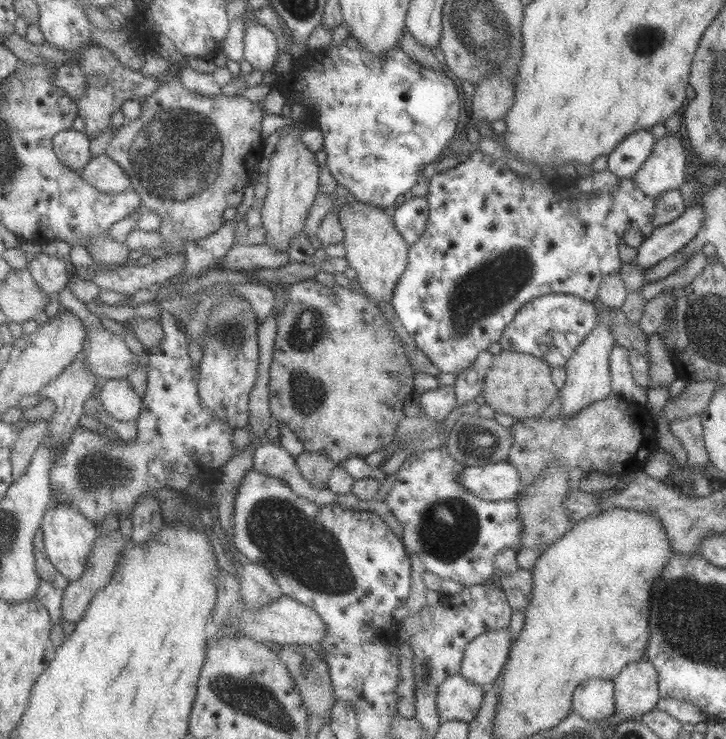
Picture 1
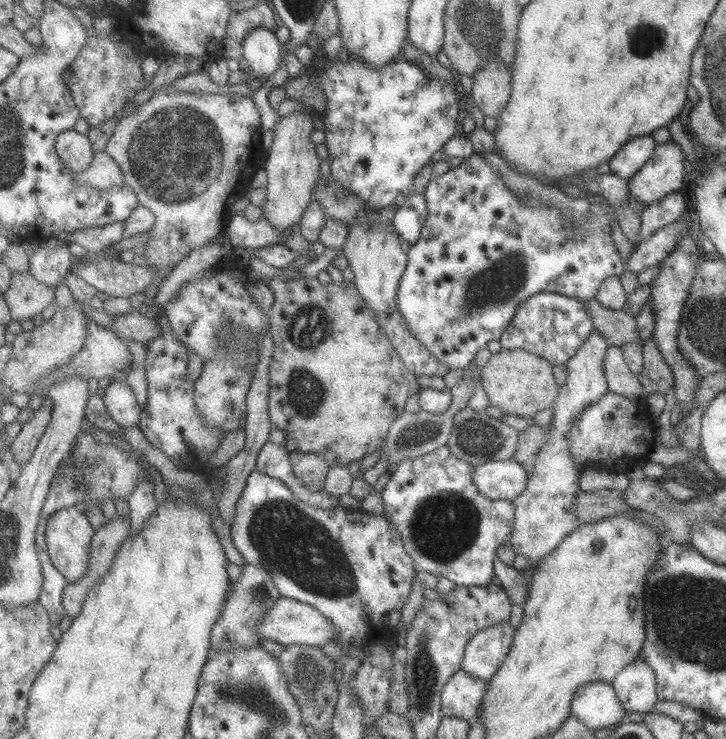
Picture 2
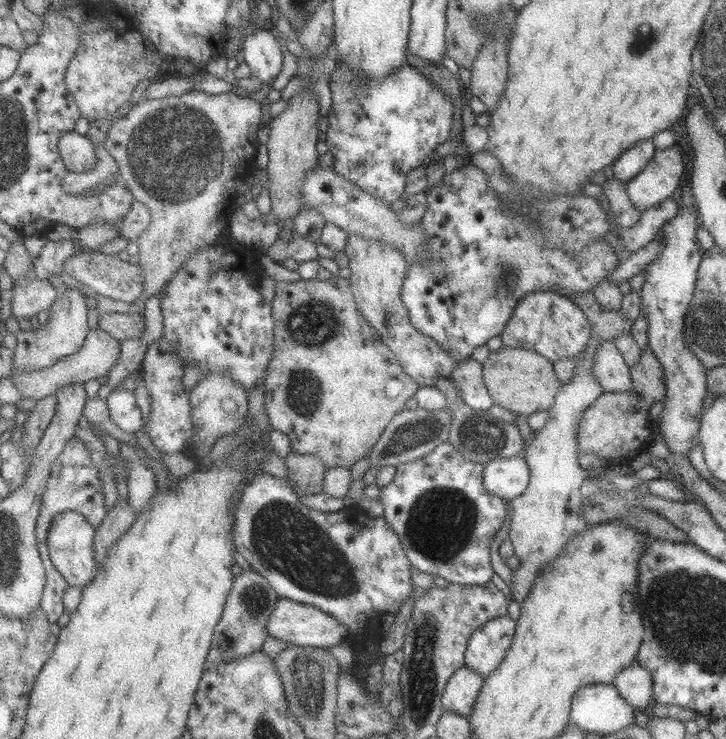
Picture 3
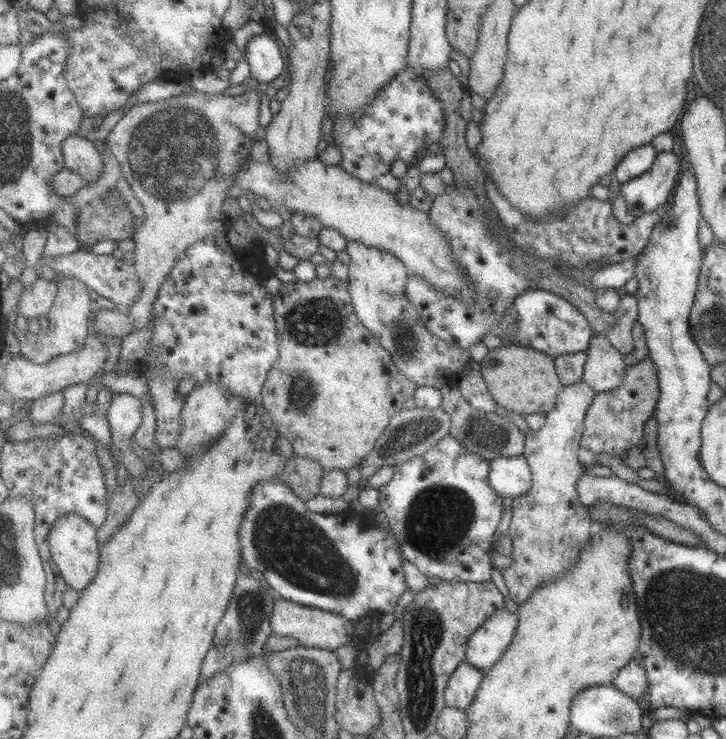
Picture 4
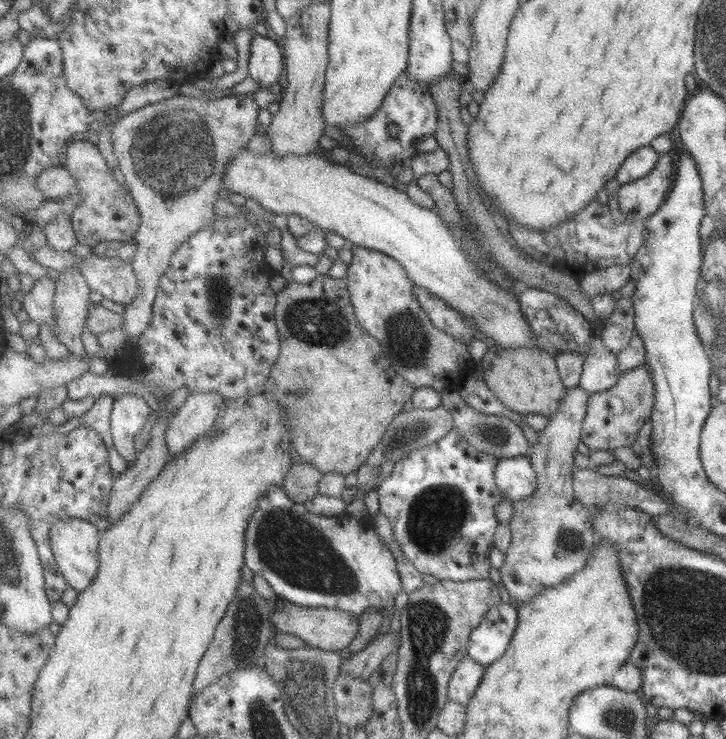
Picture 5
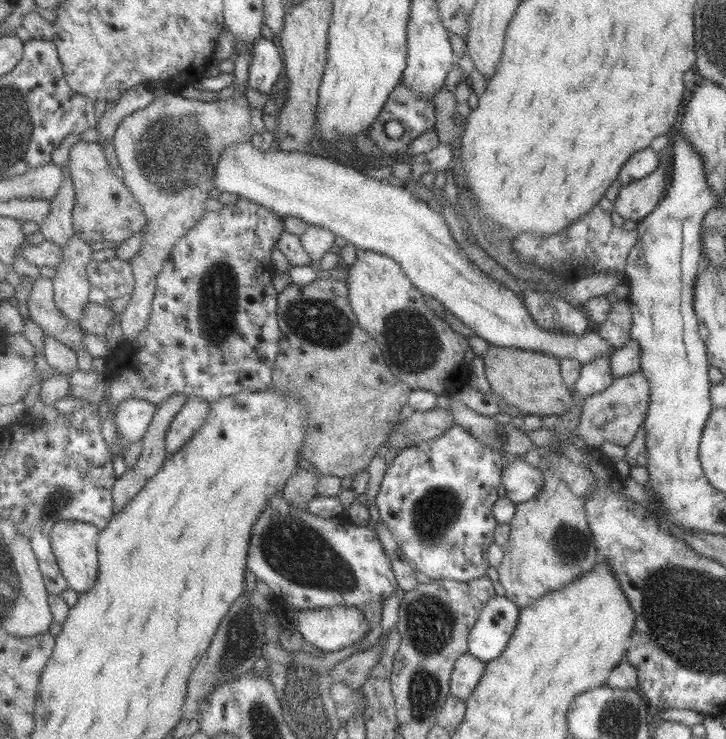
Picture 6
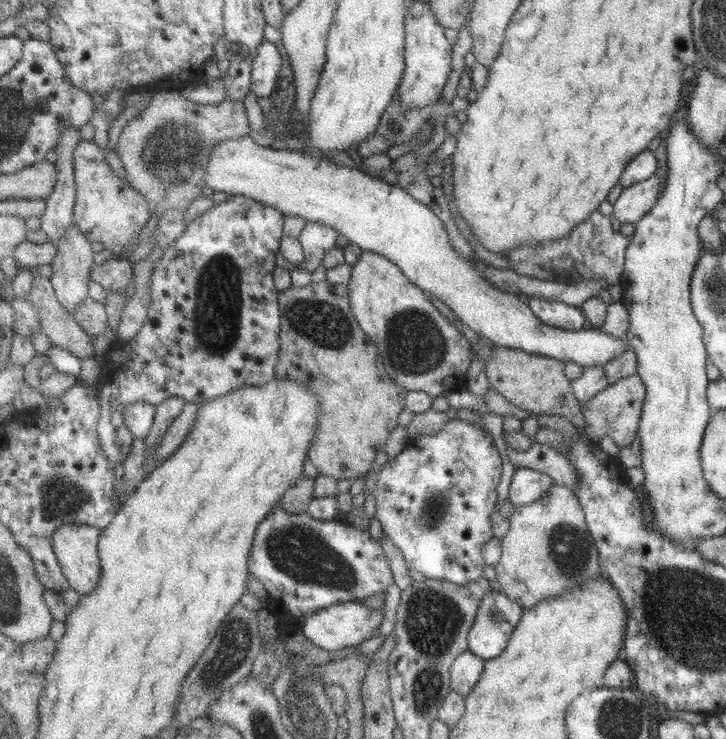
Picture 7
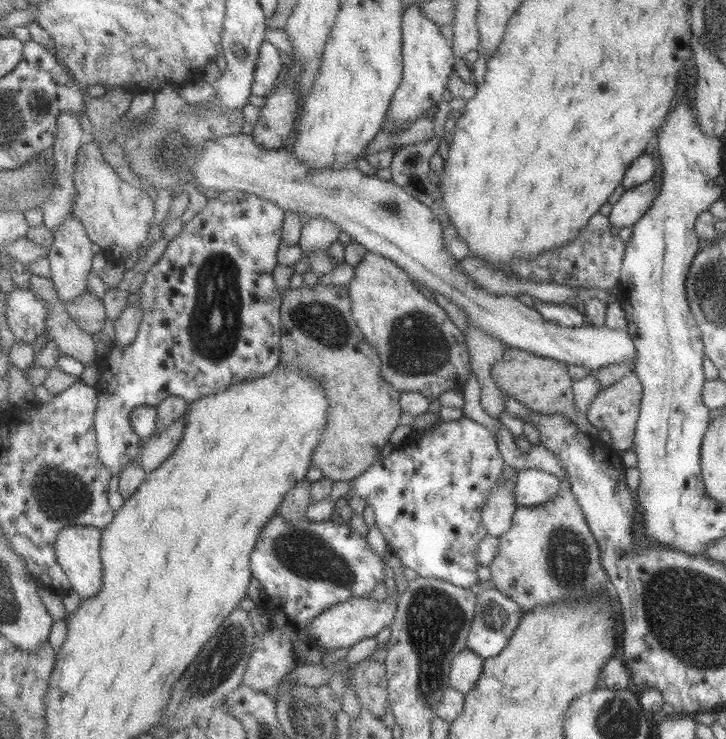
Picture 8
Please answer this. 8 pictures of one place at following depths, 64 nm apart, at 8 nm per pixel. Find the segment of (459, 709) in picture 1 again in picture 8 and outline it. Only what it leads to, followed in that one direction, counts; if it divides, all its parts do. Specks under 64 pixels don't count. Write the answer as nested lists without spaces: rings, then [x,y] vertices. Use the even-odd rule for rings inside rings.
[[[469,648],[464,649],[452,662],[451,687],[459,692],[471,692],[482,678],[486,659]]]

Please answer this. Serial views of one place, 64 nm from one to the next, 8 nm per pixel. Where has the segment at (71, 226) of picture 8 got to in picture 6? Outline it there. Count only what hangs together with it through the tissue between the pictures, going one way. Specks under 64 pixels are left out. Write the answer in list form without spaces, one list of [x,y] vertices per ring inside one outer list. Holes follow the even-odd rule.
[[[75,235],[63,246],[64,261],[57,267],[54,279],[56,305],[75,324],[80,324],[89,302],[89,292],[94,286],[87,276],[87,265],[93,258],[93,248]]]

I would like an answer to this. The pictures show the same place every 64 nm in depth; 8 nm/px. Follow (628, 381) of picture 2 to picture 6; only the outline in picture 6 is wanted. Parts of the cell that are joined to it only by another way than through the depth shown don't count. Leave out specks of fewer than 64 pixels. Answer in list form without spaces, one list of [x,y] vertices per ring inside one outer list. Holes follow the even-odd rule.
[[[605,355],[585,365],[573,392],[579,392],[581,396],[587,398],[606,390],[614,380],[609,372],[609,357],[610,355]]]

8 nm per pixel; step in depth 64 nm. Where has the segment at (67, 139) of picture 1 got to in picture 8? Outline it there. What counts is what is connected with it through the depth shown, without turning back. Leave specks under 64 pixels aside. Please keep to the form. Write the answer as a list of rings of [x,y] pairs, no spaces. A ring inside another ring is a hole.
[[[90,139],[79,151],[75,180],[78,196],[74,214],[86,225],[91,240],[102,248],[106,258],[123,263],[125,258],[139,252],[149,238],[149,228],[155,218],[155,198],[145,189],[135,188],[121,180],[103,158],[99,143]]]

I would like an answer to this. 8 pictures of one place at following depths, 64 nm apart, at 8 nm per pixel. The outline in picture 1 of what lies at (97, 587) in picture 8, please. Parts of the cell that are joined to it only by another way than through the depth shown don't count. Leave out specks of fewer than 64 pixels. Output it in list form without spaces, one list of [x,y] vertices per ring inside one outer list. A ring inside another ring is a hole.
[[[68,504],[50,506],[42,522],[46,551],[53,564],[70,580],[79,580],[87,570],[99,536],[99,526],[87,519],[83,513]]]

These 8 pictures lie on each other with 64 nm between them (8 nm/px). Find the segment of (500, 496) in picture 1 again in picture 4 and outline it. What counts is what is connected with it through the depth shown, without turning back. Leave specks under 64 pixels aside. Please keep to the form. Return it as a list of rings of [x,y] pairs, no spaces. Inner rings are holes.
[[[524,455],[491,459],[490,469],[490,483],[502,498],[515,500],[533,486],[534,473]]]

